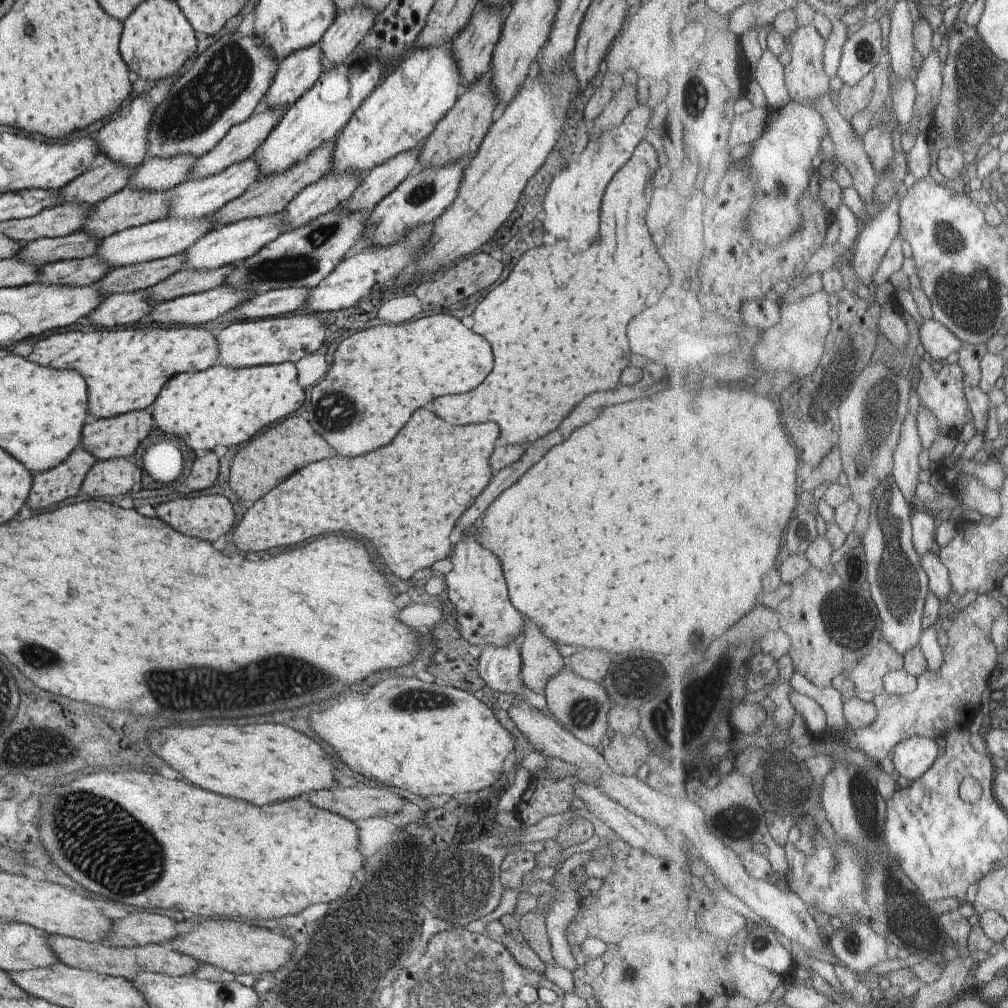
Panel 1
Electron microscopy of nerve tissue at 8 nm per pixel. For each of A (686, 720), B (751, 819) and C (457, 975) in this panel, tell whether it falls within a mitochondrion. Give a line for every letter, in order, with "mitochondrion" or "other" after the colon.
A: mitochondrion
B: other
C: mitochondrion

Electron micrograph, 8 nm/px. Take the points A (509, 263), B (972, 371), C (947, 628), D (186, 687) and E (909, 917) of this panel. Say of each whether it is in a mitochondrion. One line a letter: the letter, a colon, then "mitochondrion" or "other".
A: other
B: other
C: other
D: mitochondrion
E: mitochondrion

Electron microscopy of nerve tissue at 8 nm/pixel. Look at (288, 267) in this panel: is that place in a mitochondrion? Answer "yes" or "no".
yes

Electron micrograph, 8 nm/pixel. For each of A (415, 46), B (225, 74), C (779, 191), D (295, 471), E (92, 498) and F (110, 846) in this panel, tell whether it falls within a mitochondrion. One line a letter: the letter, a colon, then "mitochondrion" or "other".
A: other
B: mitochondrion
C: mitochondrion
D: other
E: other
F: mitochondrion

